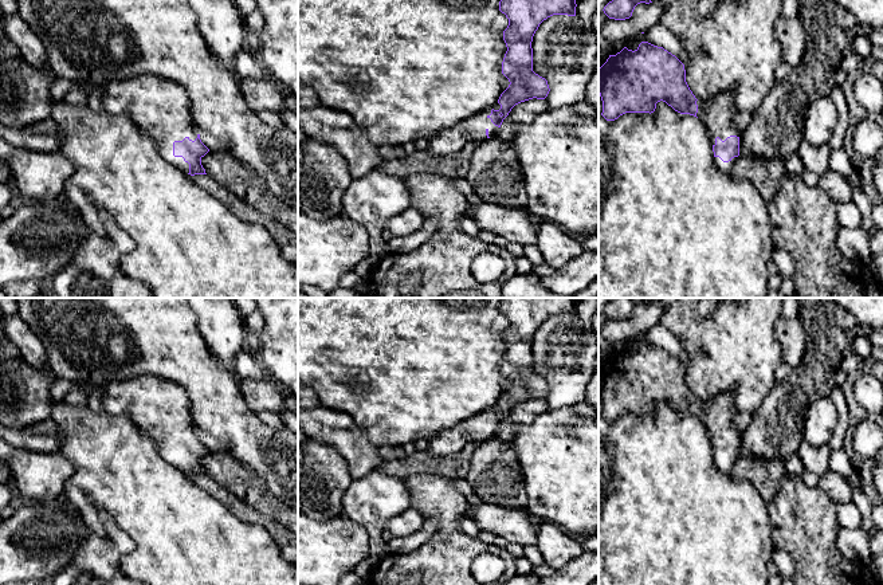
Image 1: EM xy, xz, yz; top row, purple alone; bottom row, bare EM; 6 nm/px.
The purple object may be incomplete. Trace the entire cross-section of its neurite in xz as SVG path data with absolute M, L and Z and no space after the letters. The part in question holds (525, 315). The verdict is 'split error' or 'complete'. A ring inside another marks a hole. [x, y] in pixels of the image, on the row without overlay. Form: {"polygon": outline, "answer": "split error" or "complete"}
{"polygon": "M501 298L499 311L509 319L503 331L507 352L502 374L510 385L491 408L429 439L427 452L446 458L471 443L495 437L515 405L533 398L545 400L550 389L548 381L533 372L533 337L539 325L553 315L576 317L576 307L576 298Z", "answer": "split error"}

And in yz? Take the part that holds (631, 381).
{"polygon": "M641 342L635 352L624 348L609 356L599 369L599 394L607 421L625 413L651 415L660 401L699 419L709 432L714 463L723 474L730 474L739 456L742 432L735 424L734 392L710 403L698 401L686 382L684 365L663 348Z", "answer": "split error"}

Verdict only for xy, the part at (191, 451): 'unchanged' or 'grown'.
grown

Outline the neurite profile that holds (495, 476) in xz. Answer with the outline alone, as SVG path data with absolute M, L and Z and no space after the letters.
M495 436L479 443L466 480L483 503L507 509L527 506L526 483L511 441Z

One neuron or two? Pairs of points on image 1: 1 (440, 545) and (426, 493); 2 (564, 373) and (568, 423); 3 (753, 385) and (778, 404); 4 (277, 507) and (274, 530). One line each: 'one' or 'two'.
1: one
2: two
3: two
4: two

